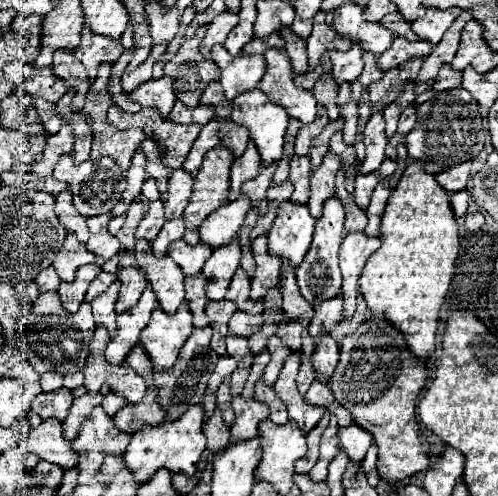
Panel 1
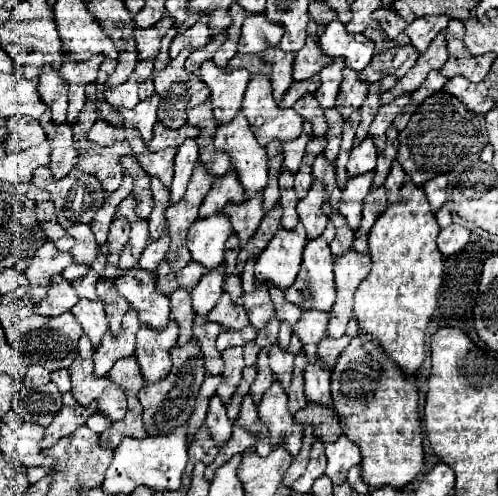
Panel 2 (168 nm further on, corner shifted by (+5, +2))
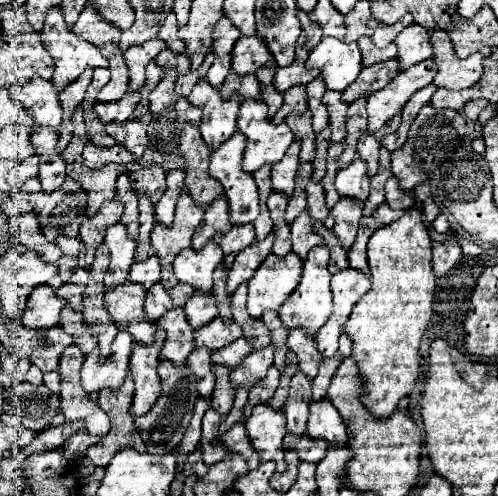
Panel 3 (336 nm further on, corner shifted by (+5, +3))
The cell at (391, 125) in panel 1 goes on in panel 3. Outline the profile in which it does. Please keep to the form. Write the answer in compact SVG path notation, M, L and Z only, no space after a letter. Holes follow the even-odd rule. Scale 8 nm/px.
M362 135L357 143L357 154L368 163L368 175L374 177L379 167L379 150L381 142L375 136Z

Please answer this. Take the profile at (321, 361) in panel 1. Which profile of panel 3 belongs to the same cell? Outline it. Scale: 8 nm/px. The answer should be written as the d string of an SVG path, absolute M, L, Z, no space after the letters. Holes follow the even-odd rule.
M324 399L320 403L310 403L310 417L306 425L306 435L312 439L322 439L330 445L346 445L344 421L336 413L334 405Z

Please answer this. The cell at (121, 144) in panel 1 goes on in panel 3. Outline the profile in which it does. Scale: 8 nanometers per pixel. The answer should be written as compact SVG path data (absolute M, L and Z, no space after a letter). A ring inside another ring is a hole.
M74 163L66 167L68 177L74 177L82 186L82 189L88 193L88 201L85 214L88 217L96 215L98 209L102 207L106 201L112 201L116 197L116 179L120 173L124 173L124 165L106 165L102 169L102 177L100 171L90 171L86 167L82 167L82 163Z

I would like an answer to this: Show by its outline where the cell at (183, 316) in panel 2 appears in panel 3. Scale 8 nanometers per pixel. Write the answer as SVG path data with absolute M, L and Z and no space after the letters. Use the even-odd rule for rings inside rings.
M170 309L158 321L166 331L166 341L160 351L160 361L170 361L174 365L184 365L186 357L194 349L194 331L184 317L184 309Z

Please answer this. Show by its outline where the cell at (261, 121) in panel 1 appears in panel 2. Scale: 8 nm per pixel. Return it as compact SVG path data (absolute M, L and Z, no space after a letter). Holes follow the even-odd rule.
M240 110L234 120L220 124L214 136L214 146L218 150L226 150L232 156L232 168L238 172L242 186L246 188L246 198L252 198L258 190L262 190L268 182L268 152L264 146L258 144L258 138L248 126L248 118Z

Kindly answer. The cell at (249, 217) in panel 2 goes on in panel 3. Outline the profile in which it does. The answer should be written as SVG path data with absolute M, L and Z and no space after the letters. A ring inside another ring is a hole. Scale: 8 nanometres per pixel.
M244 225L244 229L230 229L224 235L218 235L216 239L212 239L224 253L224 265L226 269L232 267L232 261L236 257L236 253L240 253L242 249L246 249L250 243L254 243L254 233L252 233L252 225Z

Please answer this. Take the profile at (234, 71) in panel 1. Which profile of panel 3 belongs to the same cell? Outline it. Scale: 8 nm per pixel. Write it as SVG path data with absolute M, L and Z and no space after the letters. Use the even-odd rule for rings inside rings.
M200 81L192 89L188 101L190 105L202 109L200 135L210 151L216 151L236 133L236 117L240 107L240 99L236 95L232 95L230 101L222 101L218 89L212 89L206 81Z

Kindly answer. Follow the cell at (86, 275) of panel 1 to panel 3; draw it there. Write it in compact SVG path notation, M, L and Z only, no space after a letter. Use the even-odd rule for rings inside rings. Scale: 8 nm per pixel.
M40 285L32 289L28 295L28 303L24 315L18 319L28 329L48 329L54 327L64 307L64 299L54 295L54 289L48 285Z

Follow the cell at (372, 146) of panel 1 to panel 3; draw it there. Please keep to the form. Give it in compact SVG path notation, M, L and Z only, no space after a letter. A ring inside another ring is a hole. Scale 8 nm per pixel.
M356 159L352 165L338 171L334 187L340 197L358 199L364 203L368 199L368 181L370 177L366 175L366 163Z

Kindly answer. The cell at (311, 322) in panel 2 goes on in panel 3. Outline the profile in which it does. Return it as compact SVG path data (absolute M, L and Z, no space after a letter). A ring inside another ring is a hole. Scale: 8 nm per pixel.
M292 329L288 333L288 341L286 341L288 349L296 353L298 357L298 369L312 381L312 377L316 377L318 373L318 365L322 361L320 351L316 349L316 341L310 337L304 337L302 329Z

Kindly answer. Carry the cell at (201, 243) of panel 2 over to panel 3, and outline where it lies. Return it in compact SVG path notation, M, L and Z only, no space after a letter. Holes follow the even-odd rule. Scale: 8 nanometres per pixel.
M210 241L200 253L196 253L194 249L184 249L184 253L180 253L174 259L172 269L180 283L186 283L196 291L210 293L212 273L222 263L222 259L224 259L222 249L214 245L214 241Z

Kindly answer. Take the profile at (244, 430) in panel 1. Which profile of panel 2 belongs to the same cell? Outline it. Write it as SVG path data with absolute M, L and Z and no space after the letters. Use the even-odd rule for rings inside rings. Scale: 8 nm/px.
M234 420L234 432L232 432L230 440L220 446L220 452L218 452L218 456L214 458L214 462L206 466L206 474L204 474L204 476L206 476L208 480L212 480L212 474L214 474L224 462L228 462L228 458L232 458L232 454L246 452L248 448L254 448L254 446L256 446L256 434L252 434L248 428L244 428L244 426L236 424L236 422L238 422L238 420Z

